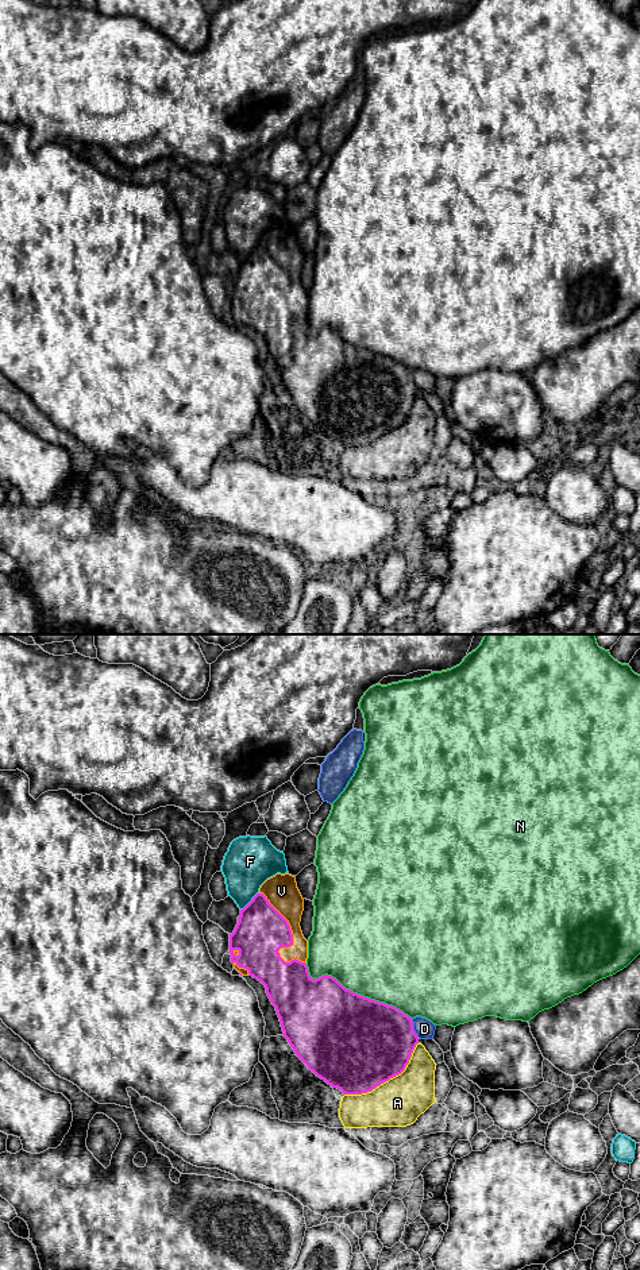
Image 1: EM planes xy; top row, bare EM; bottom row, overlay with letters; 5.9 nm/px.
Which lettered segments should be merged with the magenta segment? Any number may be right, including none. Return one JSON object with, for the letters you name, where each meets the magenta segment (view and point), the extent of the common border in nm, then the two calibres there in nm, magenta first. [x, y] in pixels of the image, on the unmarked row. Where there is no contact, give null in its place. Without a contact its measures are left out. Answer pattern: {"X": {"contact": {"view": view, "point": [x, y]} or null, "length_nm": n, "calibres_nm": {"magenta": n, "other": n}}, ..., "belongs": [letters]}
{"V": {"contact": {"view": "xy", "point": [292, 292]}, "length_nm": 500, "calibres_nm": {"magenta": 300, "other": 180}}, "belongs": ["V"]}

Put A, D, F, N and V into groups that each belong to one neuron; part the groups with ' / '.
A / D / F / N / V

